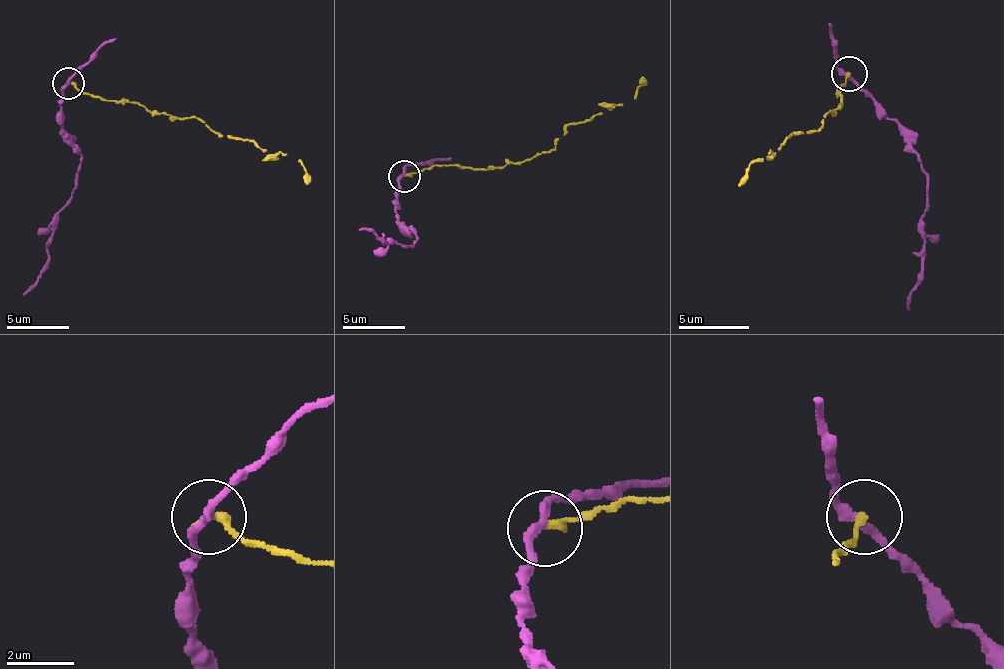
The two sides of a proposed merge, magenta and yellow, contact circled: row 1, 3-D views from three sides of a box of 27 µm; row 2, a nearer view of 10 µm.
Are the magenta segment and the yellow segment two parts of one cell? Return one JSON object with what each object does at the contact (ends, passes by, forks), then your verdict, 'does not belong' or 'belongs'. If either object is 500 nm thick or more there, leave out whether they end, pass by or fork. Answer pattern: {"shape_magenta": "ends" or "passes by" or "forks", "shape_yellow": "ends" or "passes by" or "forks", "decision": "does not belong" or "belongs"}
{"shape_magenta": "passes by", "shape_yellow": "ends", "decision": "does not belong"}

